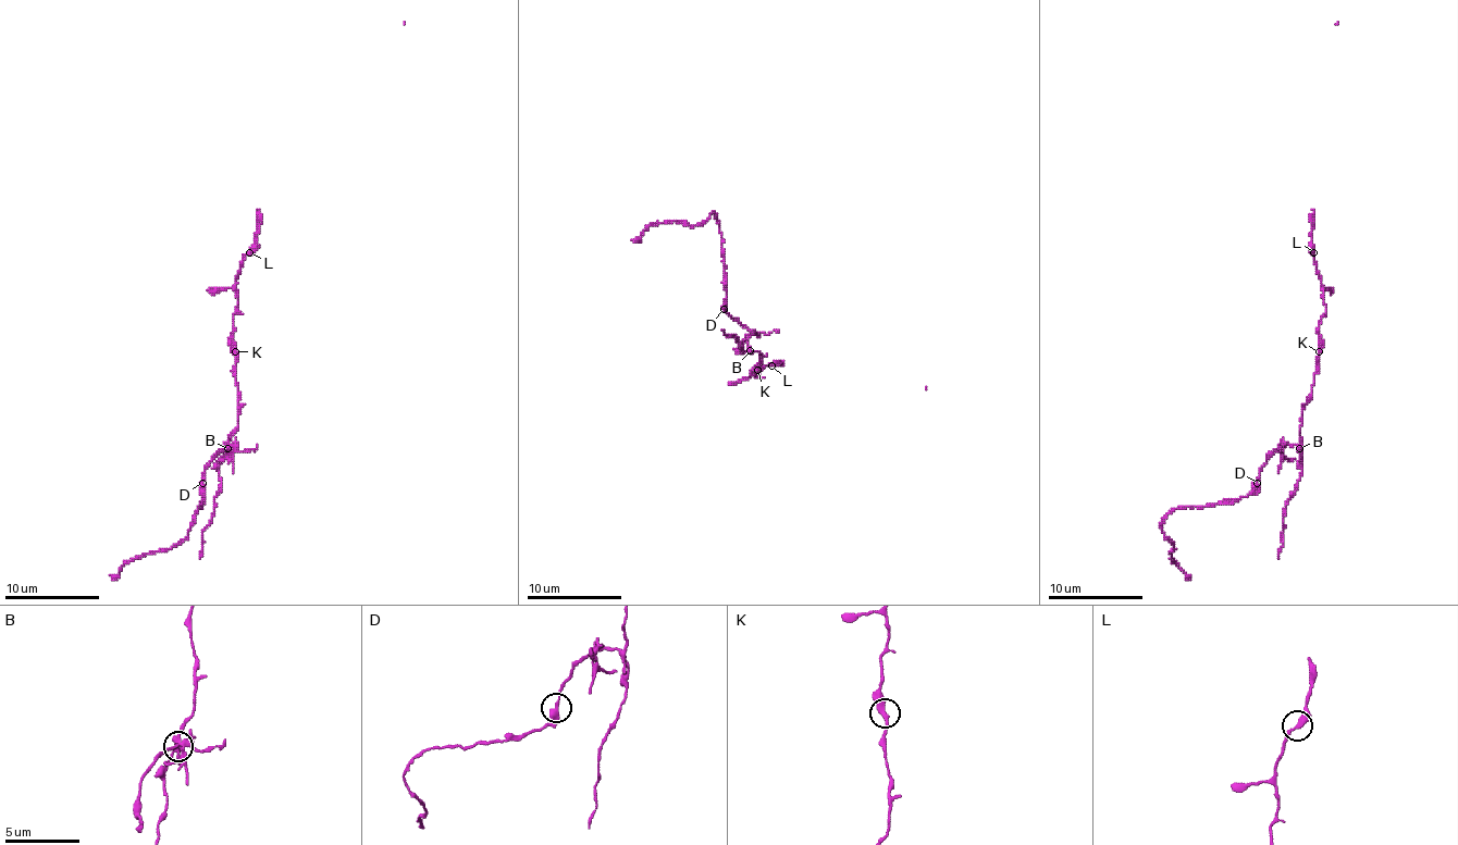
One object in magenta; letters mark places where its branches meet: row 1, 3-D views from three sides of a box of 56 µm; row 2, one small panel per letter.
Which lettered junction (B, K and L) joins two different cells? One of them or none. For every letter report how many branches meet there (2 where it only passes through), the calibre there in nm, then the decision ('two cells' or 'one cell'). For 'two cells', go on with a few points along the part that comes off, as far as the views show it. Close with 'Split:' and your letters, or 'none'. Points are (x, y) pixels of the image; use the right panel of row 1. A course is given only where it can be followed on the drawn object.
B: 3 | 240 nm | two cells | (1299, 449), (1281, 447), (1247, 494), (1181, 506), (1166, 516), (1162, 530), (1174, 544), (1169, 554), (1190, 580)
K: 2 | 320 nm | one cell
L: 2 | 320 nm | one cell
Split: B

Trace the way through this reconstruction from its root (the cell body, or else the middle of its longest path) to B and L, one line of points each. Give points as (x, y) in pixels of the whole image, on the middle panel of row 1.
B: (757, 368), (760, 353), (750, 351)
L: (757, 368), (757, 377), (764, 365), (771, 365)

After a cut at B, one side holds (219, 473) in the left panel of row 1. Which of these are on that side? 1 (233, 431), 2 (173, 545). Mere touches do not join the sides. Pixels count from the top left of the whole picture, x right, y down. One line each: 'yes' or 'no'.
1: yes
2: no

